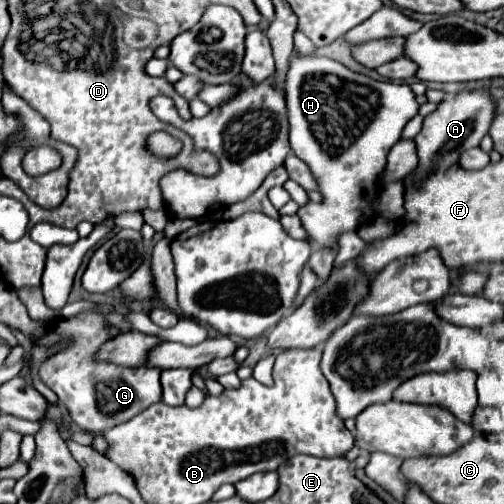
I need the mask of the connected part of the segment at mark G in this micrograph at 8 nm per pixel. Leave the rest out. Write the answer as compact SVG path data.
M80 313L70 319L60 319L54 323L54 327L44 335L38 343L52 345L56 341L72 337L74 343L64 353L58 353L50 357L46 363L40 365L38 375L40 381L50 387L60 401L64 401L70 419L86 433L104 433L106 429L120 425L144 409L148 409L152 403L158 403L162 399L162 385L160 385L160 369L148 369L148 367L118 367L118 365L106 365L94 361L94 353L98 347L108 341L112 335L104 331L106 319L98 313Z

